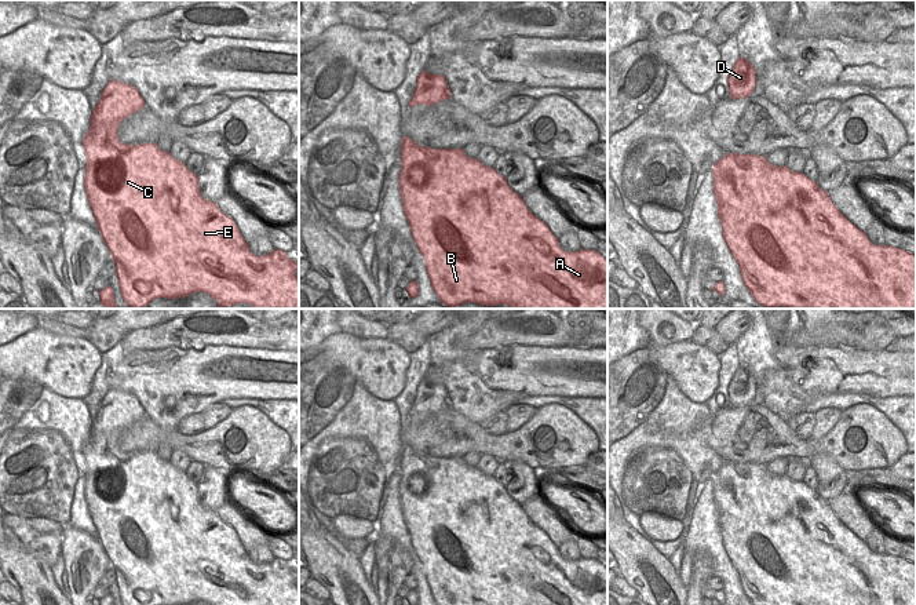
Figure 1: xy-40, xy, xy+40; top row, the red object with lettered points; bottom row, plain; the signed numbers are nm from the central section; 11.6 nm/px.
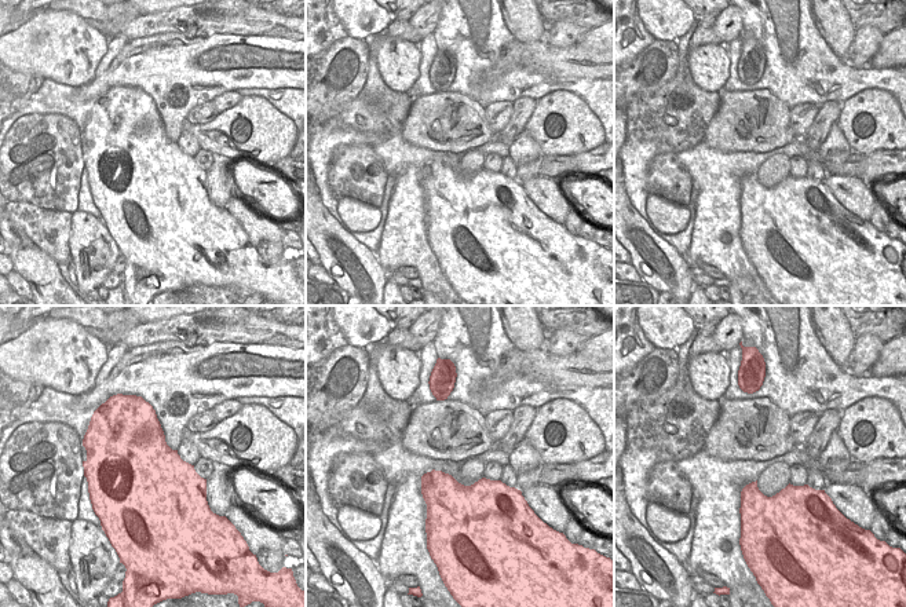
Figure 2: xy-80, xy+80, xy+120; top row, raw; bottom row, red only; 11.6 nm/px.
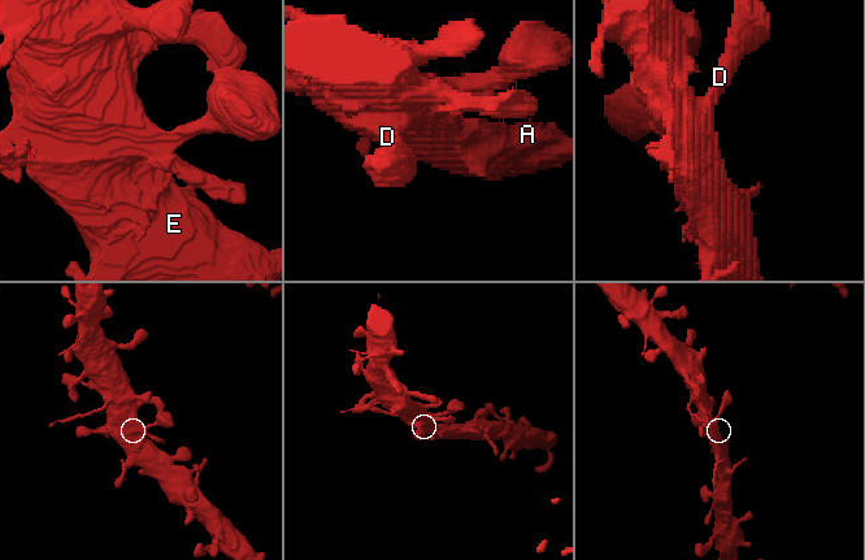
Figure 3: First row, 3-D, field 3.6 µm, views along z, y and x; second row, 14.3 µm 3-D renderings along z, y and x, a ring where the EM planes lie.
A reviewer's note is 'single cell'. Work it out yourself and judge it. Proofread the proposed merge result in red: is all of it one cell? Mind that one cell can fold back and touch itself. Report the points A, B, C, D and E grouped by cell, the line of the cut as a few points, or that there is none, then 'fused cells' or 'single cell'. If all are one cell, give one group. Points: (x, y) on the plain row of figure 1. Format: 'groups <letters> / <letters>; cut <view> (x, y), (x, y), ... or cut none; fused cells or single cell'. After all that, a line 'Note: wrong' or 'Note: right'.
groups A B C D E; cut none; single cell
Note: right

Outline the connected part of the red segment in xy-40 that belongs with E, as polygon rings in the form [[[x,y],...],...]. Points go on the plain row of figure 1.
[[[109,389],[81,453],[85,459],[84,496],[98,539],[113,569],[121,605],[189,605],[205,601],[211,605],[299,605],[298,572],[285,560],[256,565],[249,560],[236,531],[216,511],[202,506],[198,485],[157,452],[125,453],[118,449],[120,431],[145,415],[139,400],[127,391]]]

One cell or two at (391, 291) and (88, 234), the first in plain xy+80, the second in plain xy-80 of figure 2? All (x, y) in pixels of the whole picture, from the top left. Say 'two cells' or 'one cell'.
one cell

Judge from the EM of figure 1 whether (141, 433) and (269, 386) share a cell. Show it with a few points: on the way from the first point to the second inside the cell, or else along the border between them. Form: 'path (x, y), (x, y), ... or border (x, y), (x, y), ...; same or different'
border (145, 414), (163, 429), (175, 429); different

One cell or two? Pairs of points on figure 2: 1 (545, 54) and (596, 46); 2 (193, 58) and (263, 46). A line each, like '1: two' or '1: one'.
1: two
2: one

